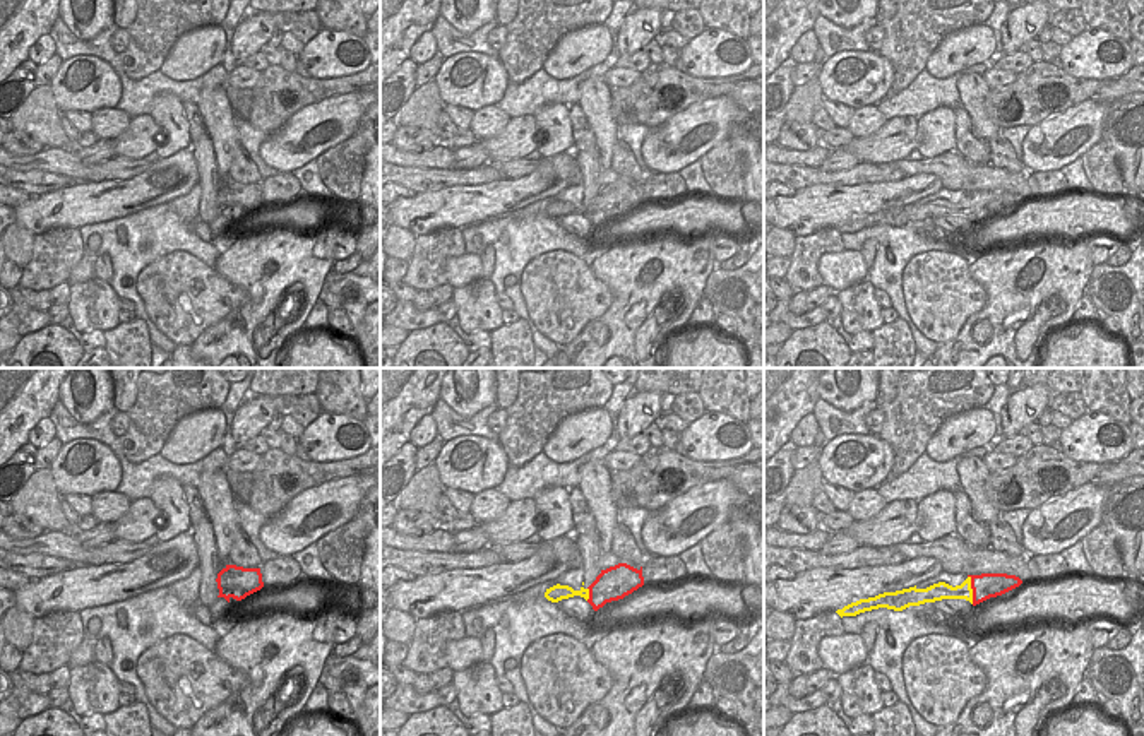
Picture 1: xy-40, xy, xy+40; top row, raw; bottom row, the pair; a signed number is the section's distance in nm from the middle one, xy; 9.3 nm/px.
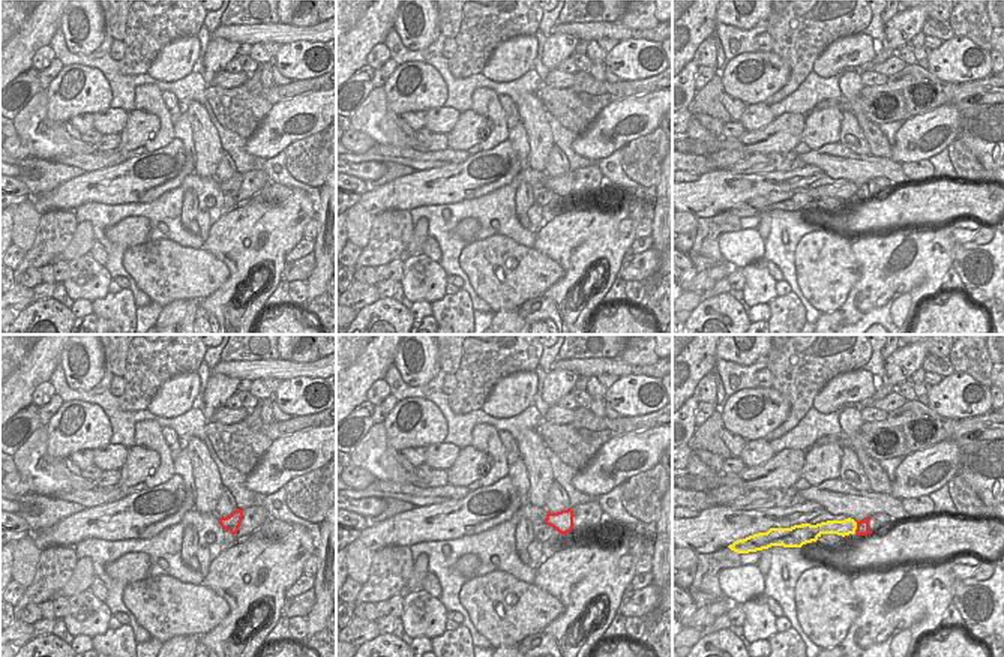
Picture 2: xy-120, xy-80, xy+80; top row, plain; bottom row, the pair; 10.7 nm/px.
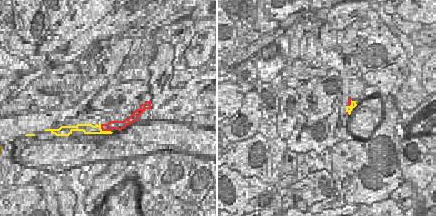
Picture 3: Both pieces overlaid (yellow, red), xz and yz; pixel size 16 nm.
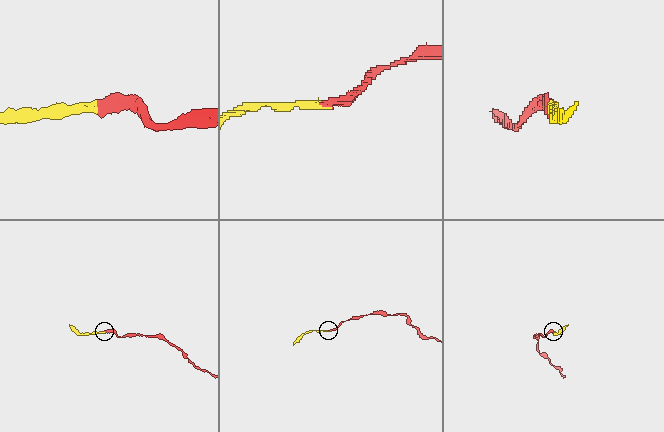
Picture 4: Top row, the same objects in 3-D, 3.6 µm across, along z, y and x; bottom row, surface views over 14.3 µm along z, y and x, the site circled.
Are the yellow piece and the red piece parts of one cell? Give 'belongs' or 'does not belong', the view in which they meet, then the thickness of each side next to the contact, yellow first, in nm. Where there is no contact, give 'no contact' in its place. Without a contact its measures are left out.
belongs; meets yellow in xy+40; 140 nm thick on the yellow side, 240 nm on the other

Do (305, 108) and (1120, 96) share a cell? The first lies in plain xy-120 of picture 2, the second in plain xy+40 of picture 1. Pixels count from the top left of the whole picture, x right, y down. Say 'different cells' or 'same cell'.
different cells

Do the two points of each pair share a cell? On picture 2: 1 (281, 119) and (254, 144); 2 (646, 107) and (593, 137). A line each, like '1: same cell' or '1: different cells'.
1: same cell
2: same cell

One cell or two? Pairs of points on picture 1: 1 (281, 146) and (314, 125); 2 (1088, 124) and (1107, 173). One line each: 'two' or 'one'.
1: one
2: two

